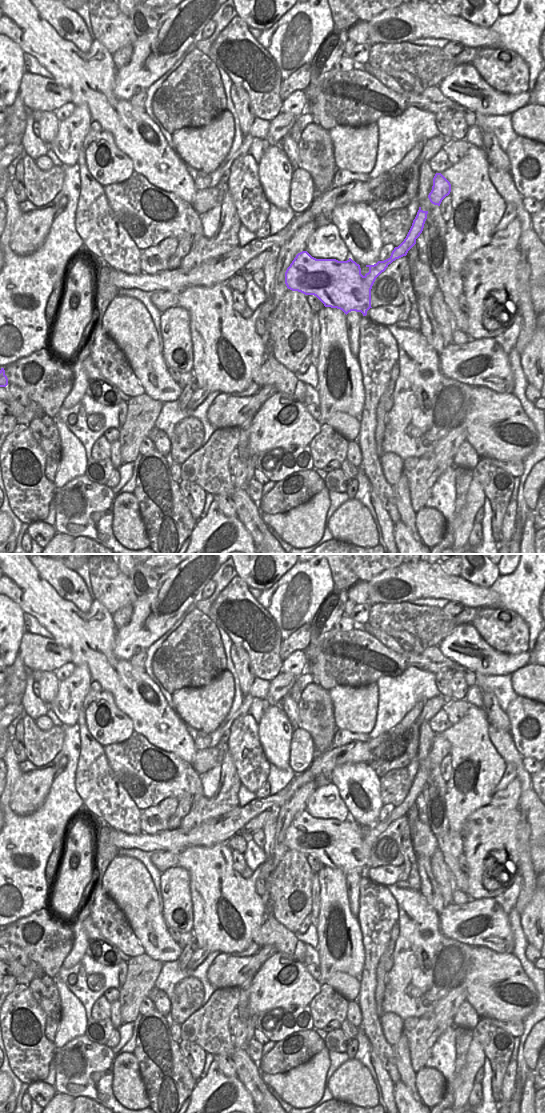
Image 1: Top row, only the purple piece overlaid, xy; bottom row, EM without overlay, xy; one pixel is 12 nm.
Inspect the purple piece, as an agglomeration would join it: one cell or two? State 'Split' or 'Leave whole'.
Leave whole.

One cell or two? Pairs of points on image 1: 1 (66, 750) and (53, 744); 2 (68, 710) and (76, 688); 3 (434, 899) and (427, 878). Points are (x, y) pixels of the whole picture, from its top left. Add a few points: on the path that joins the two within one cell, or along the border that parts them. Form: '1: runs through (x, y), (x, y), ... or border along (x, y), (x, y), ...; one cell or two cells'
1: border along (62, 726), (63, 745), (51, 760); two cells
2: runs through (68, 705), (71, 693); one cell
3: runs through (433, 894), (428, 883); one cell

